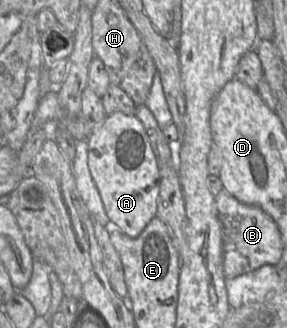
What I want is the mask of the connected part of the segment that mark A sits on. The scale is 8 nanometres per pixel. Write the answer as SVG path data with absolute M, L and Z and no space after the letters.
M121 112L107 115L86 141L88 167L108 218L125 235L138 237L157 214L160 192L158 160L141 121Z

